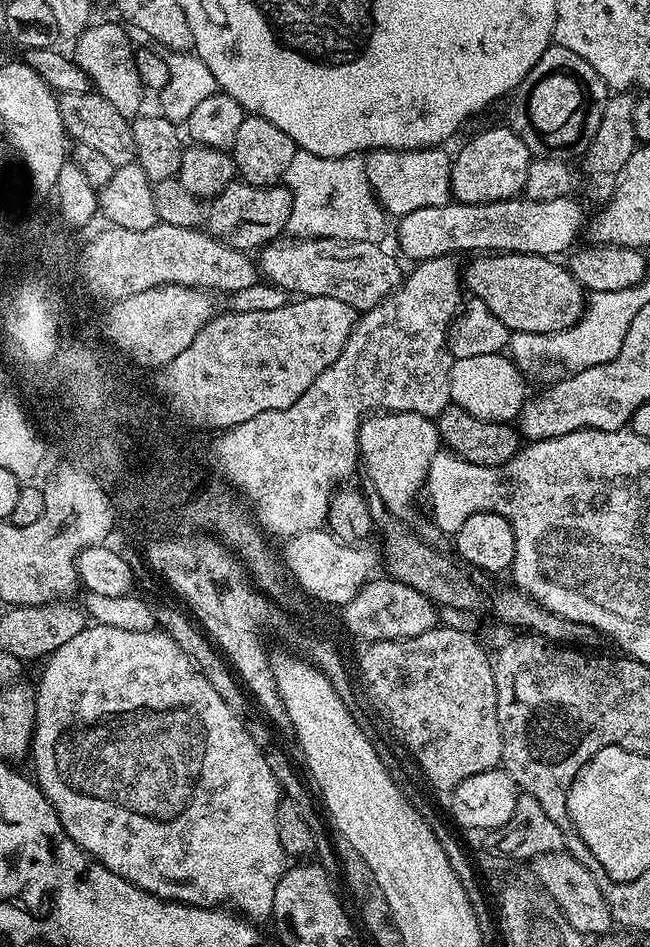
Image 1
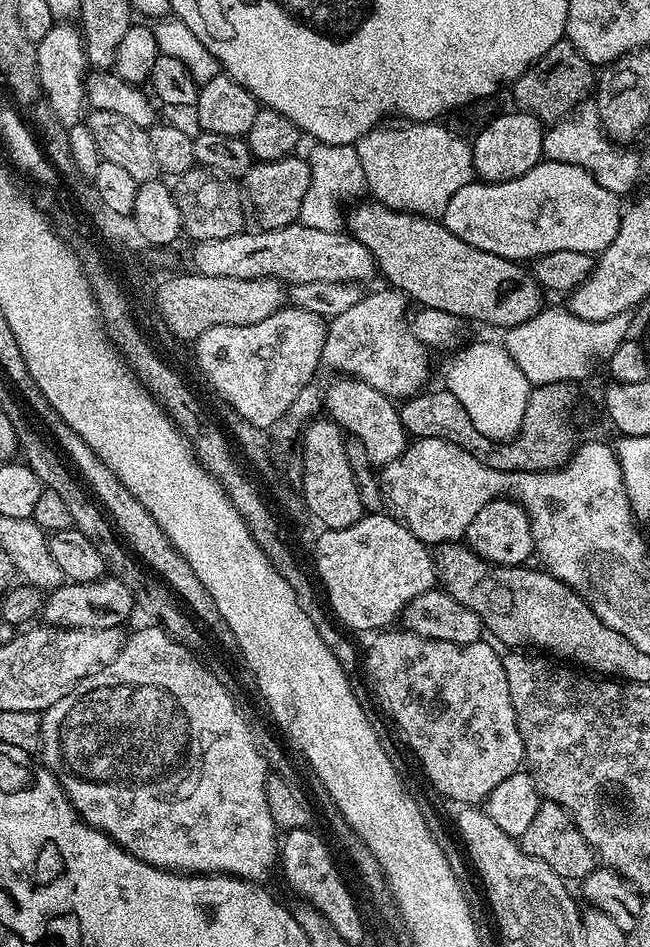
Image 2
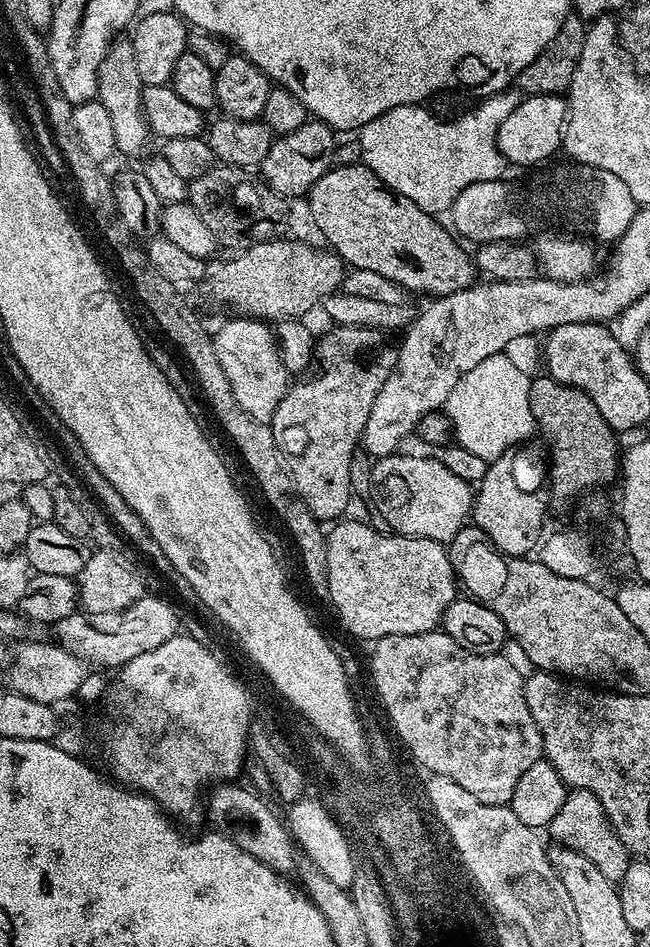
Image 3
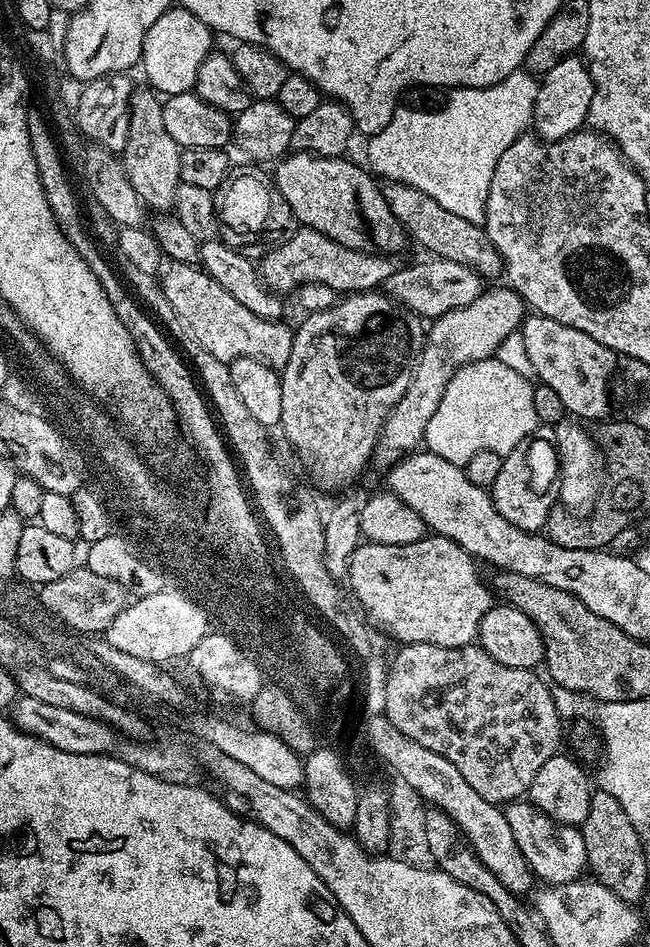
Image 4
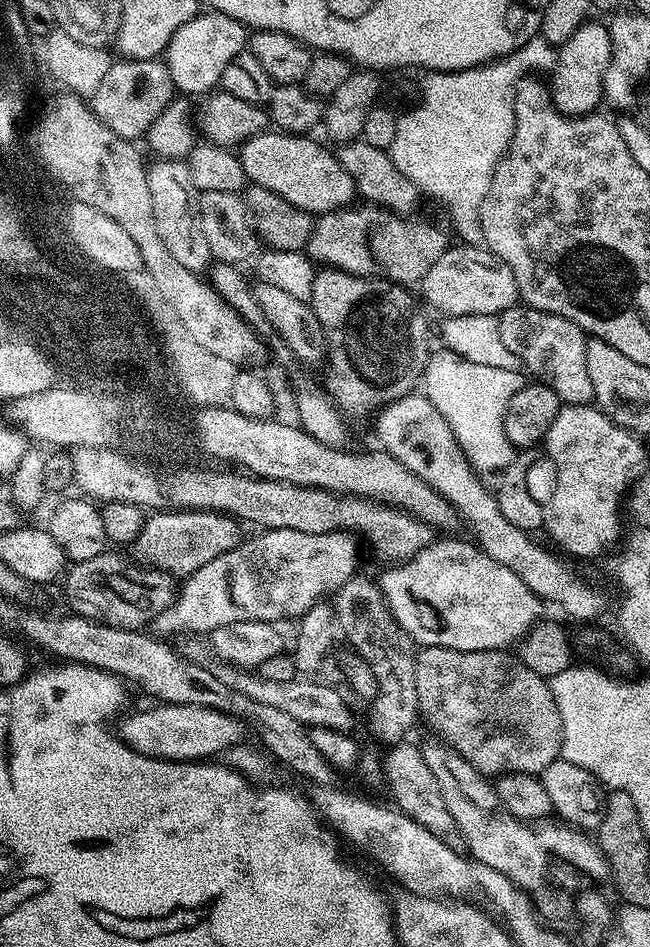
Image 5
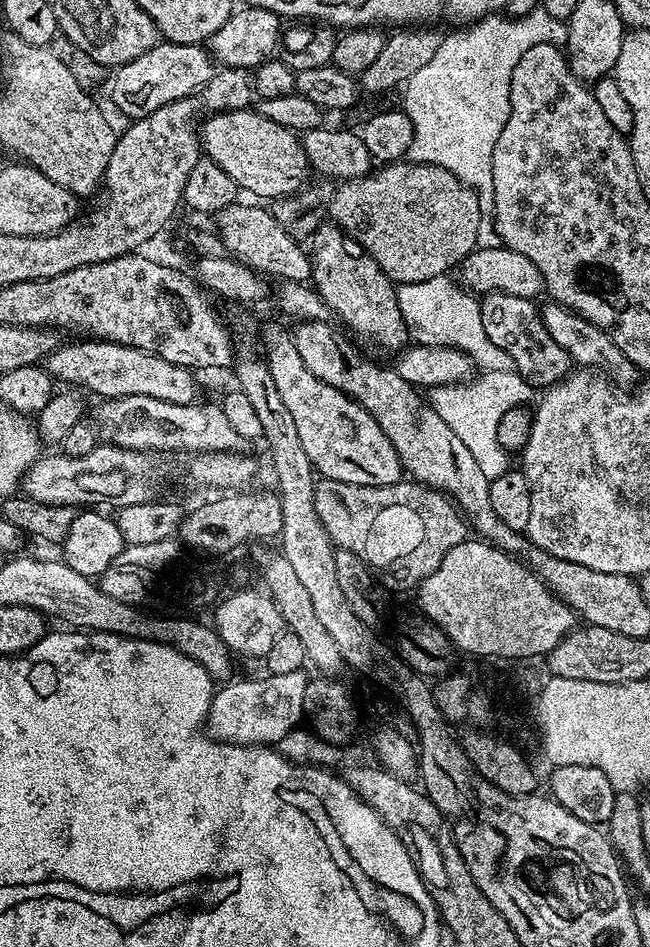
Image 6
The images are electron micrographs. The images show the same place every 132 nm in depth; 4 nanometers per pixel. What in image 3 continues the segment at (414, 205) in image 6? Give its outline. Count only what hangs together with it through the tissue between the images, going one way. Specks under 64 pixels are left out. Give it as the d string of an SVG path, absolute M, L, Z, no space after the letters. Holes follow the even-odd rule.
M264 240L261 244L252 244L249 248L237 251L233 260L228 260L207 281L208 292L216 304L225 304L233 308L233 313L244 318L261 320L263 322L279 322L293 318L307 317L311 308L319 309L324 298L341 291L346 275L346 265L335 252L323 247L315 248L312 244L303 244L300 240Z

